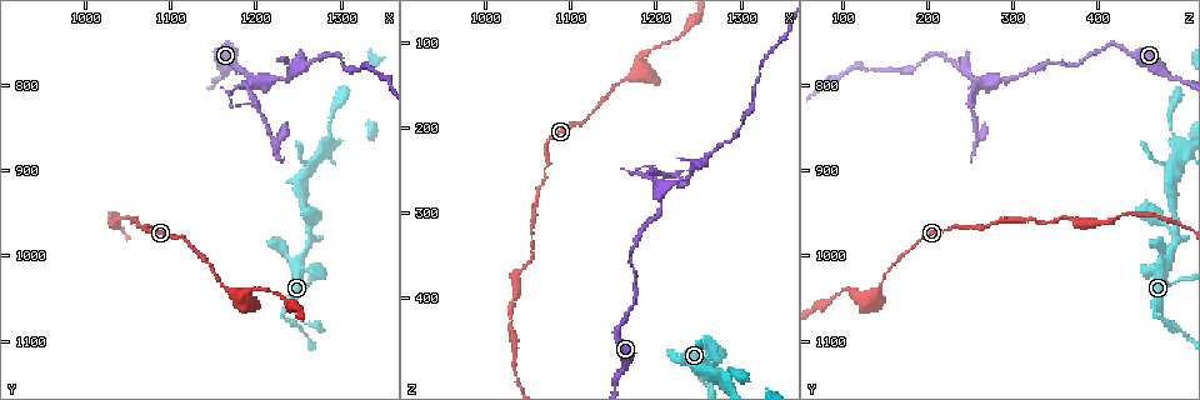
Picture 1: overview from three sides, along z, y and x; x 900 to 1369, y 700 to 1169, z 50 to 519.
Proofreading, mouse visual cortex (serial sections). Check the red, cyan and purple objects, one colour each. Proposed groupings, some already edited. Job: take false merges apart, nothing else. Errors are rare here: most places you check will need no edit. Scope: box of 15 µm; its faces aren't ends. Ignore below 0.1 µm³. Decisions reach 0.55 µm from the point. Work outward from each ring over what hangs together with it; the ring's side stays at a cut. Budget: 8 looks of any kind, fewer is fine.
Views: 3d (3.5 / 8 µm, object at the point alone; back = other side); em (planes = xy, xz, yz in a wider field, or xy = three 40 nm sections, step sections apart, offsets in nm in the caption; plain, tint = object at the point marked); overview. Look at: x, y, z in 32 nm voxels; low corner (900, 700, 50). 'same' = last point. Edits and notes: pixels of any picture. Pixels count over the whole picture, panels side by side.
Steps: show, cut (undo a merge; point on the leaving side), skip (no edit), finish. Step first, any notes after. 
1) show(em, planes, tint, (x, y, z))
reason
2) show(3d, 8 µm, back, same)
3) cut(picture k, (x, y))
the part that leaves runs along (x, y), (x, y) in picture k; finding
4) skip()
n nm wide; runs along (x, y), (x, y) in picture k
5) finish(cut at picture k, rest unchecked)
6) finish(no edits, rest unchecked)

show(3d, 3.5 µm, (1235, 1070, 470))
abrupt turn

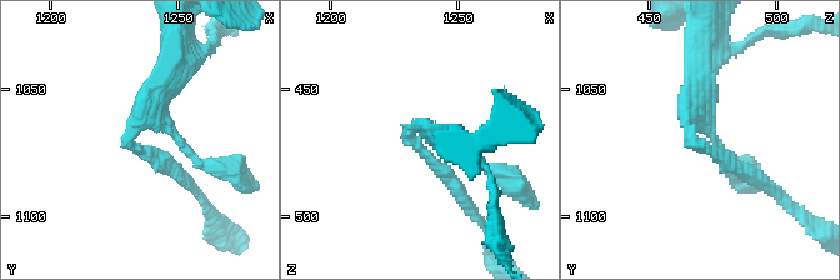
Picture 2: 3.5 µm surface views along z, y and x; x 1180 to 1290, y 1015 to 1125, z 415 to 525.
show(em, xy, step 2, tint, (1231, 1069, 467))

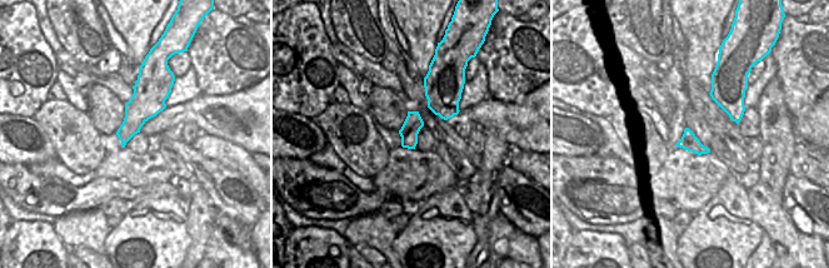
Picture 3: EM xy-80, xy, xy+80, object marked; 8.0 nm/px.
skip()
runs along (698, 58), (691, 139), (746, 170) in picture 2; one cell here

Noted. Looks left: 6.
show(3d, 3.5 µm, (1265, 975, 490))
arms part here

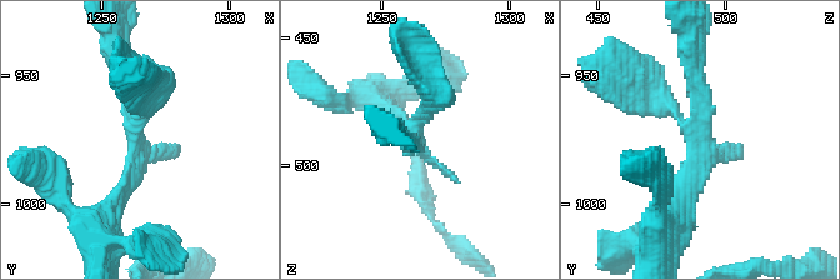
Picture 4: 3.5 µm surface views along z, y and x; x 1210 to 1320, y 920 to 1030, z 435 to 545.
show(em, xy, step 5, tint, (1264, 976, 491))

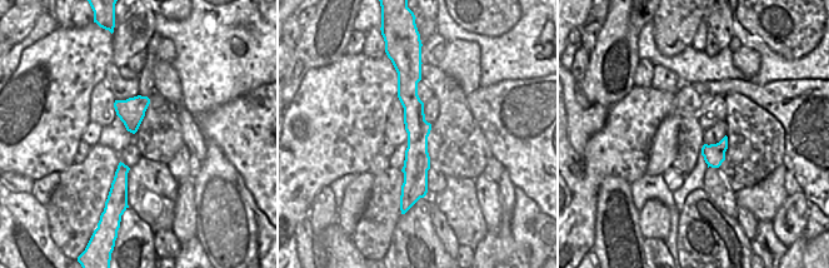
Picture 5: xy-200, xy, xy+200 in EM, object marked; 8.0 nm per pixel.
skip()
runs along (675, 213), (701, 168), (695, 60) in picture 4; continuous, no second cell

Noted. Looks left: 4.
show(3d, 3.5 µm, (1190, 805, 255))
abrupt turn

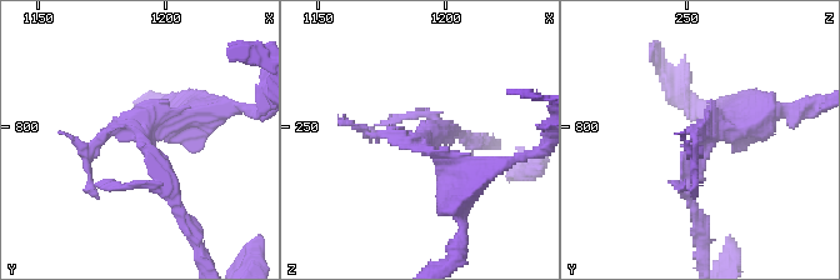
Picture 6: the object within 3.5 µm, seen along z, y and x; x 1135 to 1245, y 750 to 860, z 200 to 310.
show(em, xy, step 1, plain, (1192, 807, 254))
shape alone is not enough

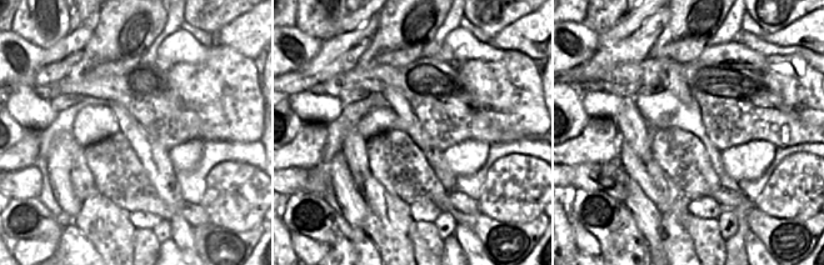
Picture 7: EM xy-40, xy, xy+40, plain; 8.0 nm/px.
show(em, xy, step 1, tint, same)

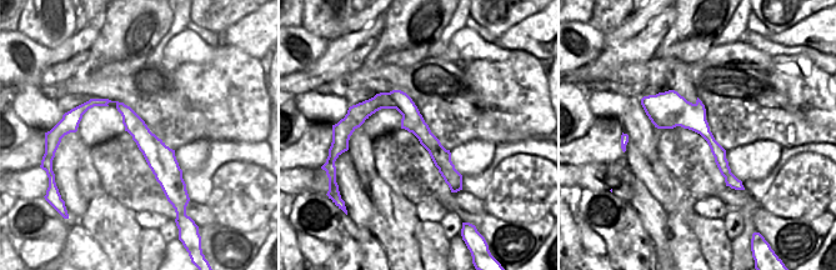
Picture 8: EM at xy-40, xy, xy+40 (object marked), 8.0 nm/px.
skip()
runs along (753, 123), (714, 119), (691, 149), (695, 210) in picture 6; one cell here

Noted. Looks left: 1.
finish(no edits, rest unchecked)

